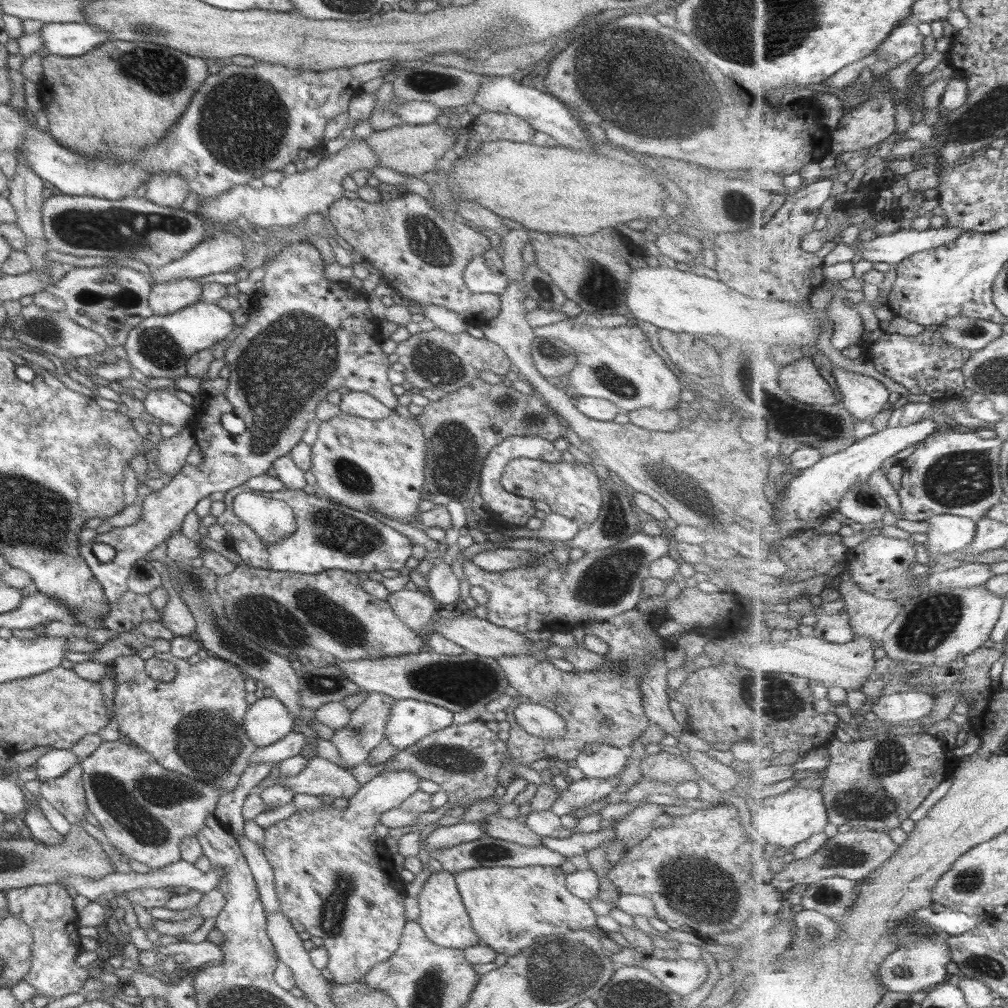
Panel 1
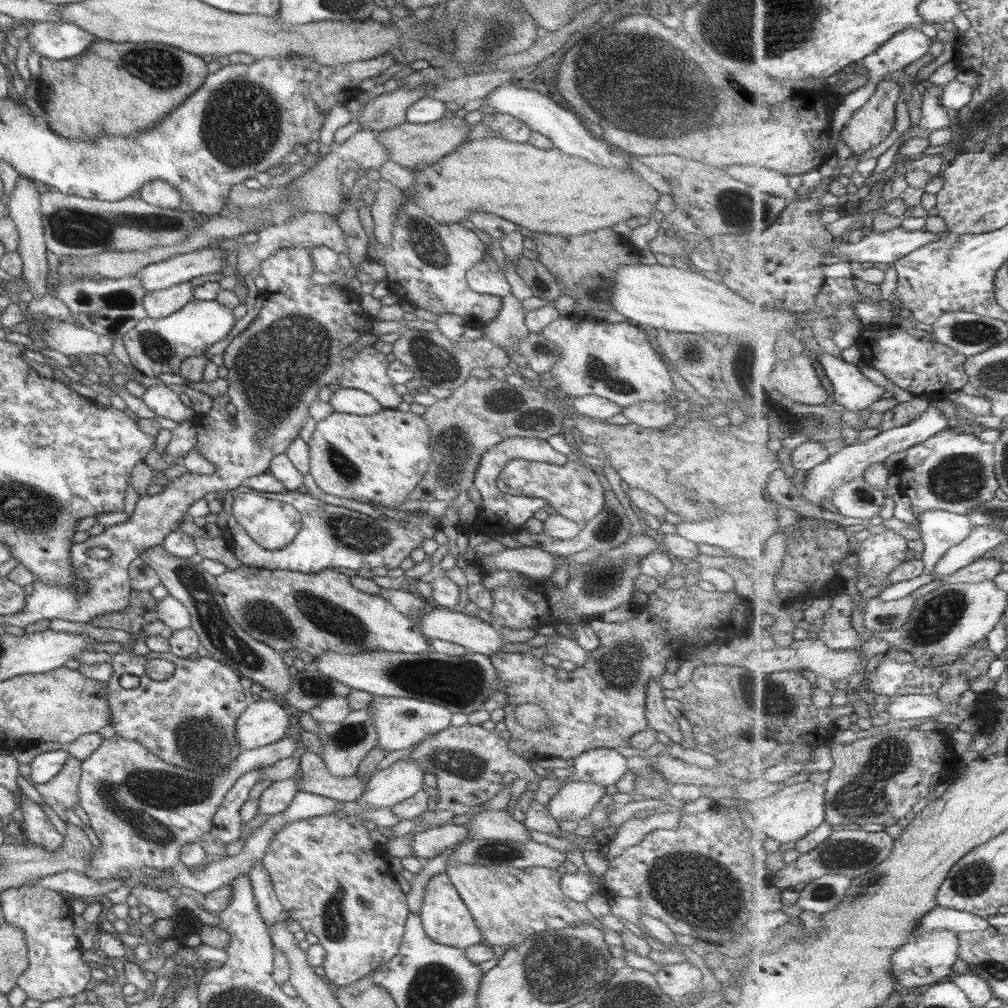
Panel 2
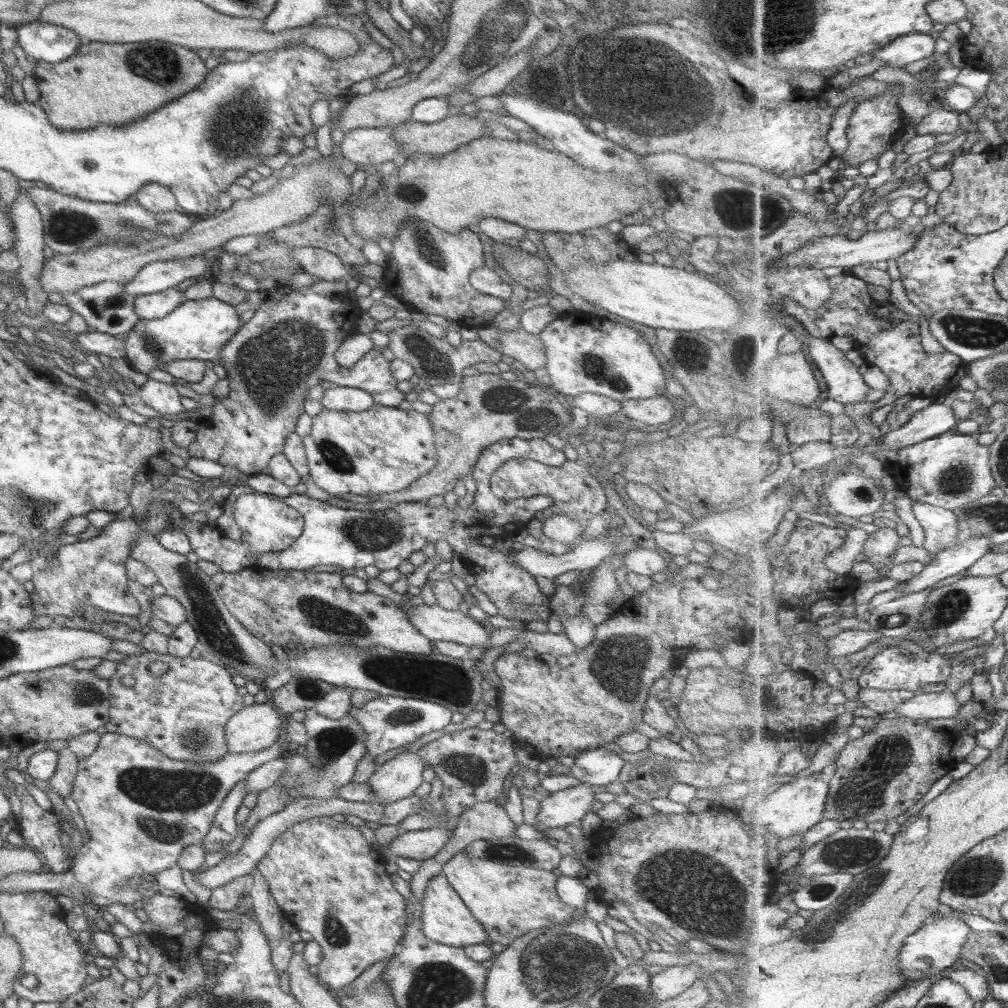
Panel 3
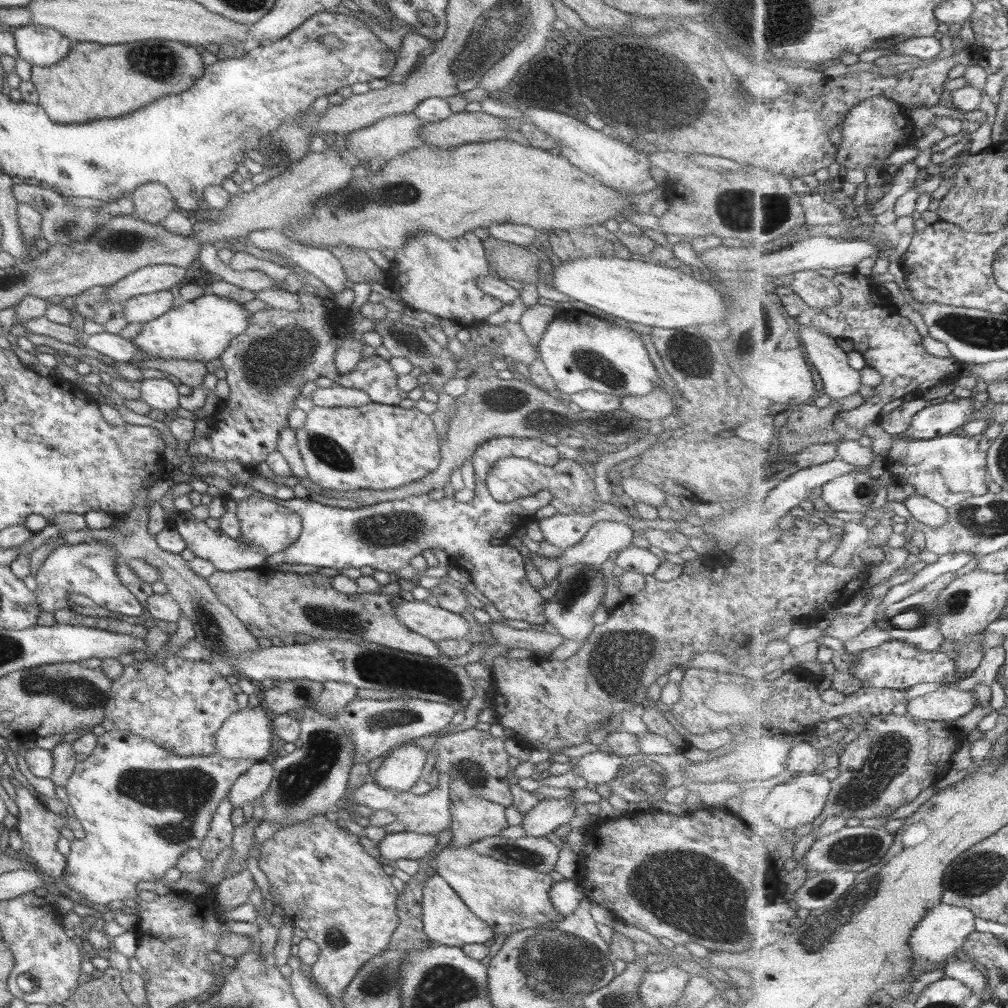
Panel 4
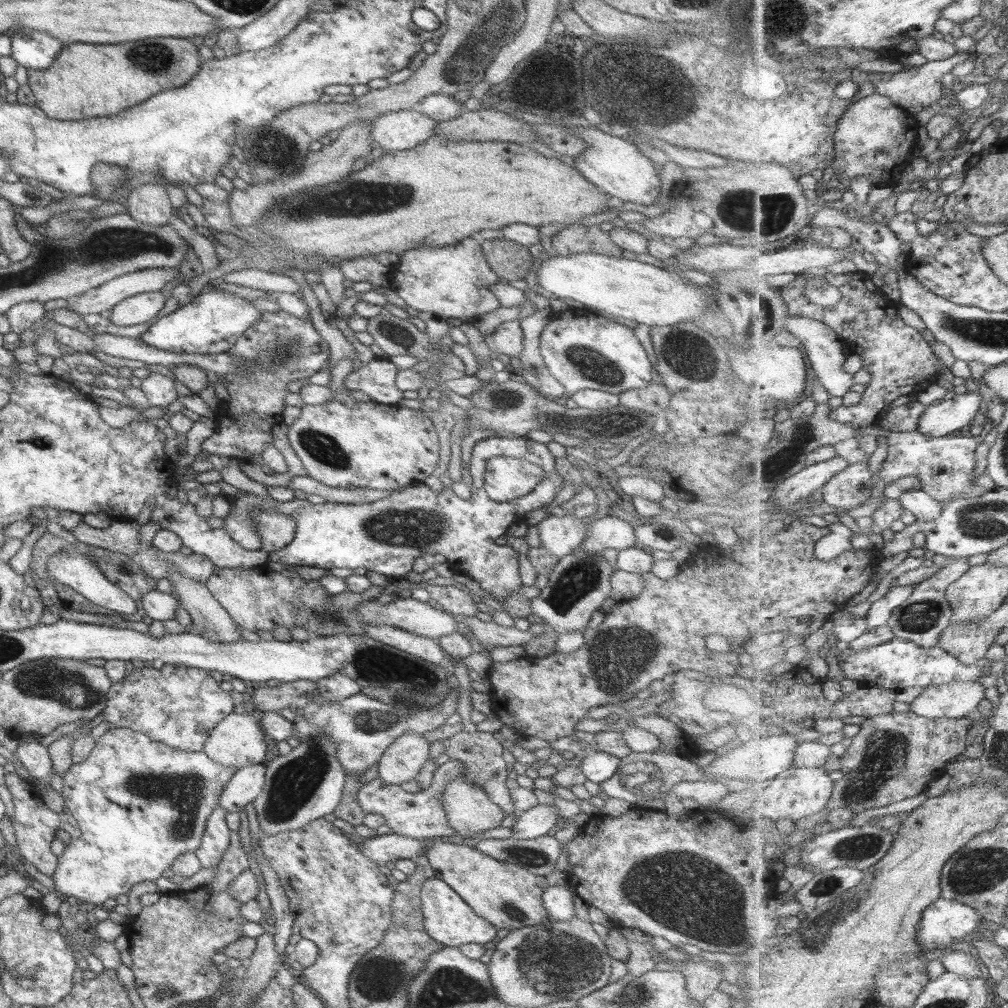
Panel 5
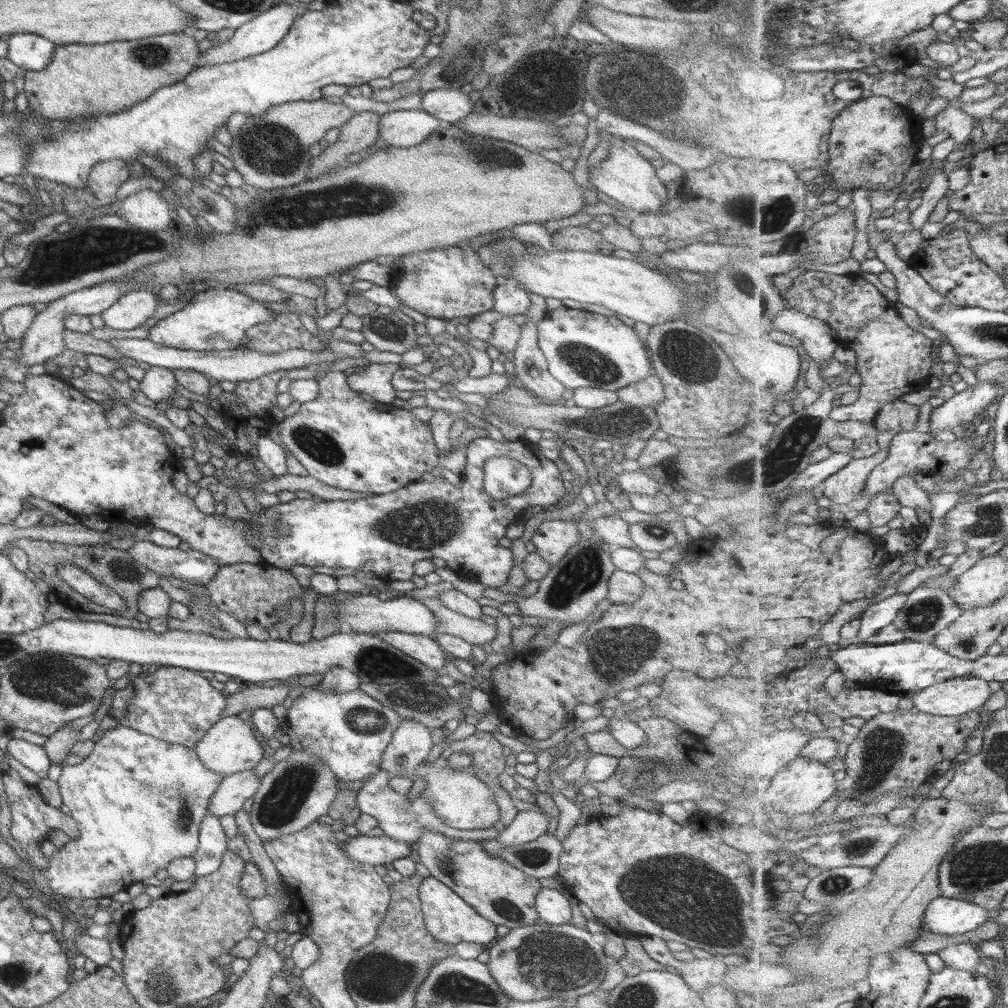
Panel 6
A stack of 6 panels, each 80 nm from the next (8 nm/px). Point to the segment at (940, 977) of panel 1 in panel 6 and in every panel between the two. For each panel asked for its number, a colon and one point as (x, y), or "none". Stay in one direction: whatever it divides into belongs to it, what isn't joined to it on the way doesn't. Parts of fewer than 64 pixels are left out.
2: (925, 960)
3: (929, 953)
4: (944, 931)
5: (944, 922)
6: (949, 916)

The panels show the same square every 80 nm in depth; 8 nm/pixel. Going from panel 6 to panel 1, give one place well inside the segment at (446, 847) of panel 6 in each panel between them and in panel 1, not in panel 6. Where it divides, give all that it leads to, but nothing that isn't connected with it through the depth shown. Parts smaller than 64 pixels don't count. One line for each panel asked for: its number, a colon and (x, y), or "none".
1: (508, 909)
2: (507, 905)
3: (508, 901)
4: (507, 897)
5: (507, 896)

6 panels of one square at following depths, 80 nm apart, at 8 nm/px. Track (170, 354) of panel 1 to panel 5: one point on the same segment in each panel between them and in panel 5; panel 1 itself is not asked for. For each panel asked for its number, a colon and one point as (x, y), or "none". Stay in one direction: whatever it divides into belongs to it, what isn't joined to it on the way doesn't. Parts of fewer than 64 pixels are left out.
2: (156, 346)
3: (196, 330)
4: (199, 330)
5: (209, 324)

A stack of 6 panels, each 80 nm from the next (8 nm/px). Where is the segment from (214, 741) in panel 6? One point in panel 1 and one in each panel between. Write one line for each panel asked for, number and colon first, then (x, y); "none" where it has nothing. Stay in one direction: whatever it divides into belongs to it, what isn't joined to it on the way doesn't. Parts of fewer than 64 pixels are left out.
1: (267, 720)
2: (262, 722)
3: (255, 727)
4: (247, 733)
5: (237, 740)

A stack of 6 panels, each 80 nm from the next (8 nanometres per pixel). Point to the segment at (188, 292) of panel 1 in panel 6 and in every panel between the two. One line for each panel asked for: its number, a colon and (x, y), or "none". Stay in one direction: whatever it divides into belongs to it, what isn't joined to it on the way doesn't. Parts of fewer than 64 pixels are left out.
2: (158, 303)
3: (155, 305)
4: (141, 308)
5: (138, 308)
6: (130, 310)

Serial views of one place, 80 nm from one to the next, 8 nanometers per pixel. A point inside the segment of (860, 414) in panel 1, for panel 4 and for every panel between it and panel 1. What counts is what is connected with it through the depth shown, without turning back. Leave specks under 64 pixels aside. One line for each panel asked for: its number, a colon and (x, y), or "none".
2: (853, 390)
3: (845, 384)
4: (840, 379)

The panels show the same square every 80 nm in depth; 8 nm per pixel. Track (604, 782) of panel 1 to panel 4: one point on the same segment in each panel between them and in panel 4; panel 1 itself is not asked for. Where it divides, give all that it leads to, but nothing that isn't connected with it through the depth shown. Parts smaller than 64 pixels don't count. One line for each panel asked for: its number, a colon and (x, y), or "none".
2: (573, 800)
3: (565, 806)
4: (547, 814)

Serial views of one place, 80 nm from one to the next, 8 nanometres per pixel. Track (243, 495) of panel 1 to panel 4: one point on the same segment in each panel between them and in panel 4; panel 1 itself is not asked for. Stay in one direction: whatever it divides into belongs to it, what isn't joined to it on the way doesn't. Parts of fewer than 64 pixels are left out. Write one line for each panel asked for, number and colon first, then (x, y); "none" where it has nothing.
2: (271, 524)
3: (265, 525)
4: (267, 527)

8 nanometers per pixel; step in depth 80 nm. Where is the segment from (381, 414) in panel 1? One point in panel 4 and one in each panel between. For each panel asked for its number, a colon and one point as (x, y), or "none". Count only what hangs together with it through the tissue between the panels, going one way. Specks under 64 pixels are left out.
2: (345, 400)
3: (340, 398)
4: (335, 395)

